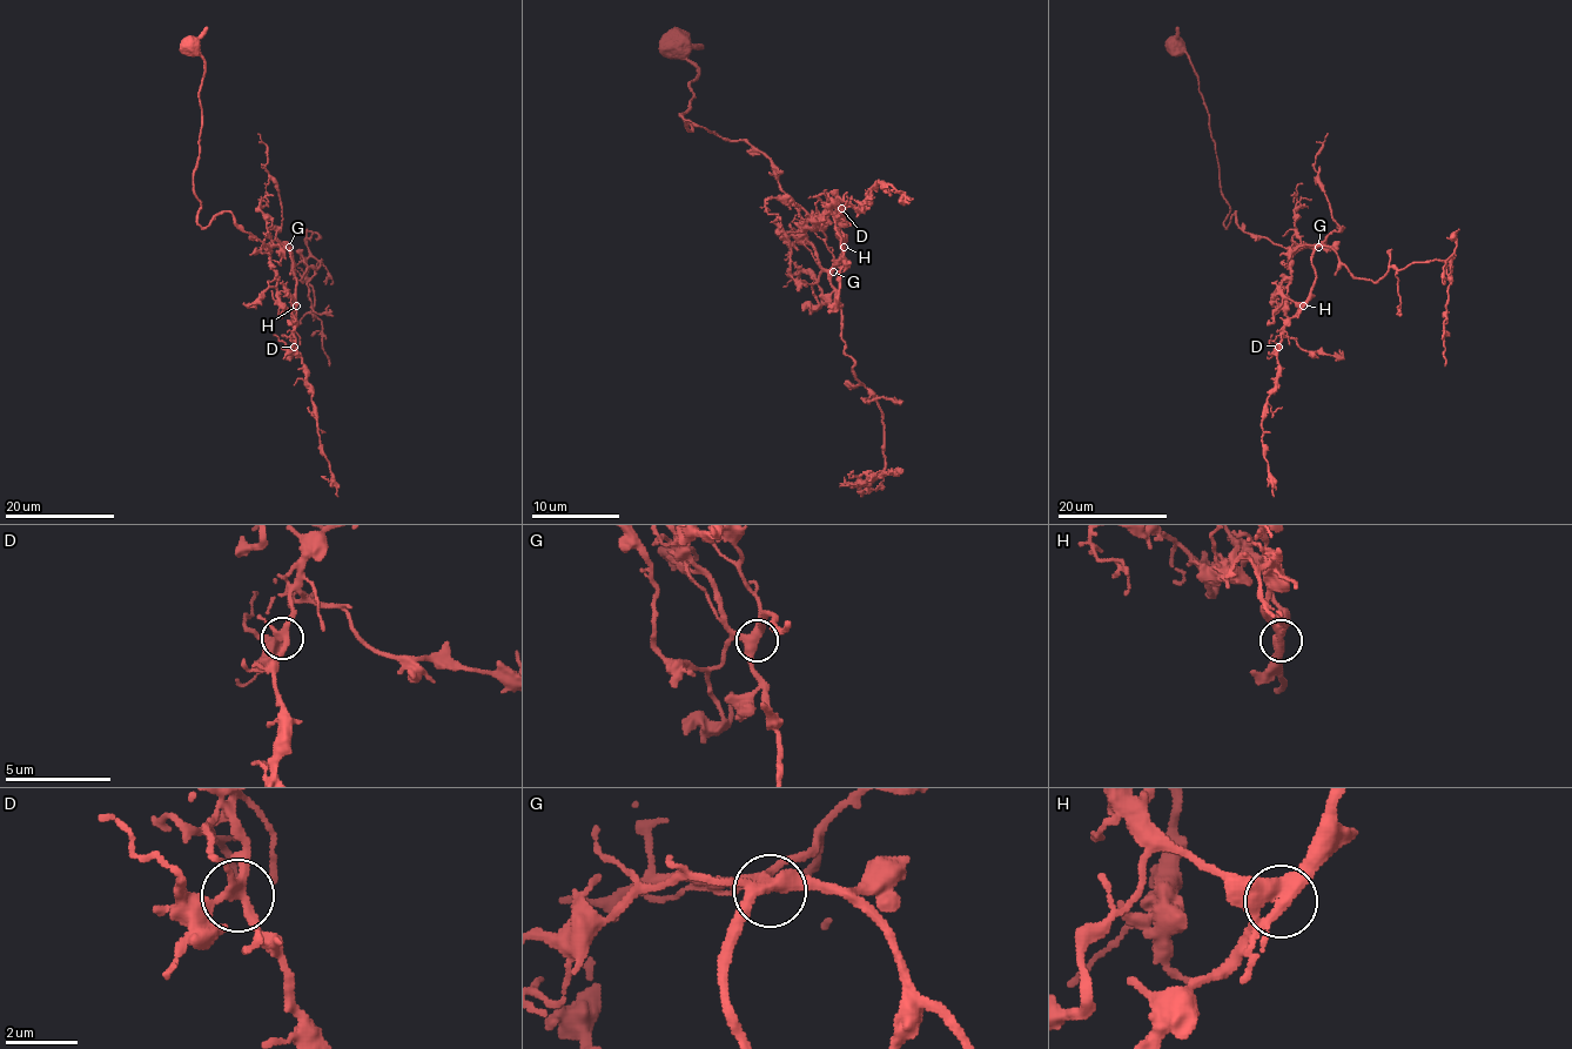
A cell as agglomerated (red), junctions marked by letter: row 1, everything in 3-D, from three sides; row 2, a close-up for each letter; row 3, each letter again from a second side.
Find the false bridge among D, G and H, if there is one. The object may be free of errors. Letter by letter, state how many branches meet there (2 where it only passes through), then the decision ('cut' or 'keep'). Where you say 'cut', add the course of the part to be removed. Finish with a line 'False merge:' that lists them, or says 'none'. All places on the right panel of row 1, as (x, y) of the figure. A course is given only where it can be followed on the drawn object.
D: 4 | keep
G: 4 | keep
H: 4 | keep
False merge: none

